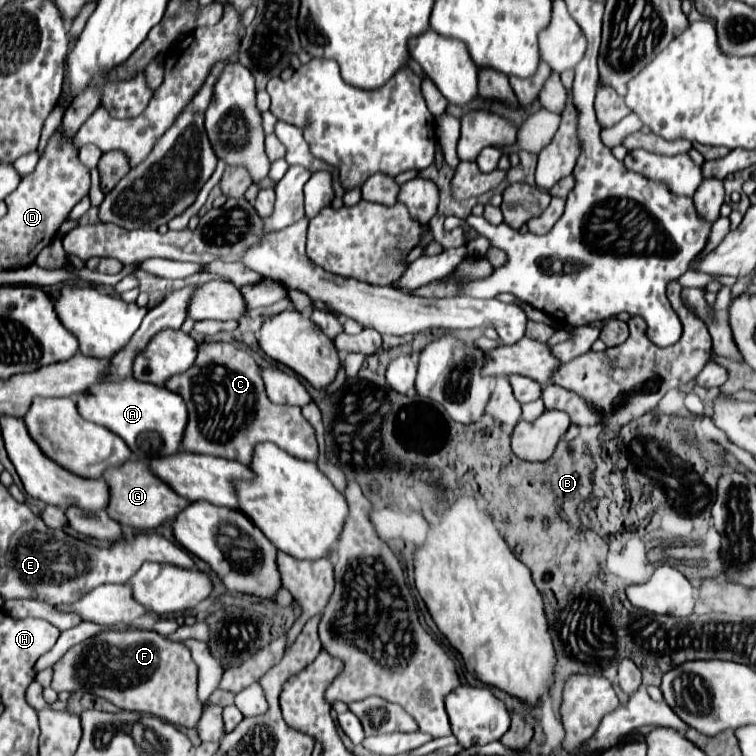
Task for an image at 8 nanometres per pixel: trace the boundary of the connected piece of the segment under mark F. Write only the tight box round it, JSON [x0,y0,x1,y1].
[51,629,203,727]

